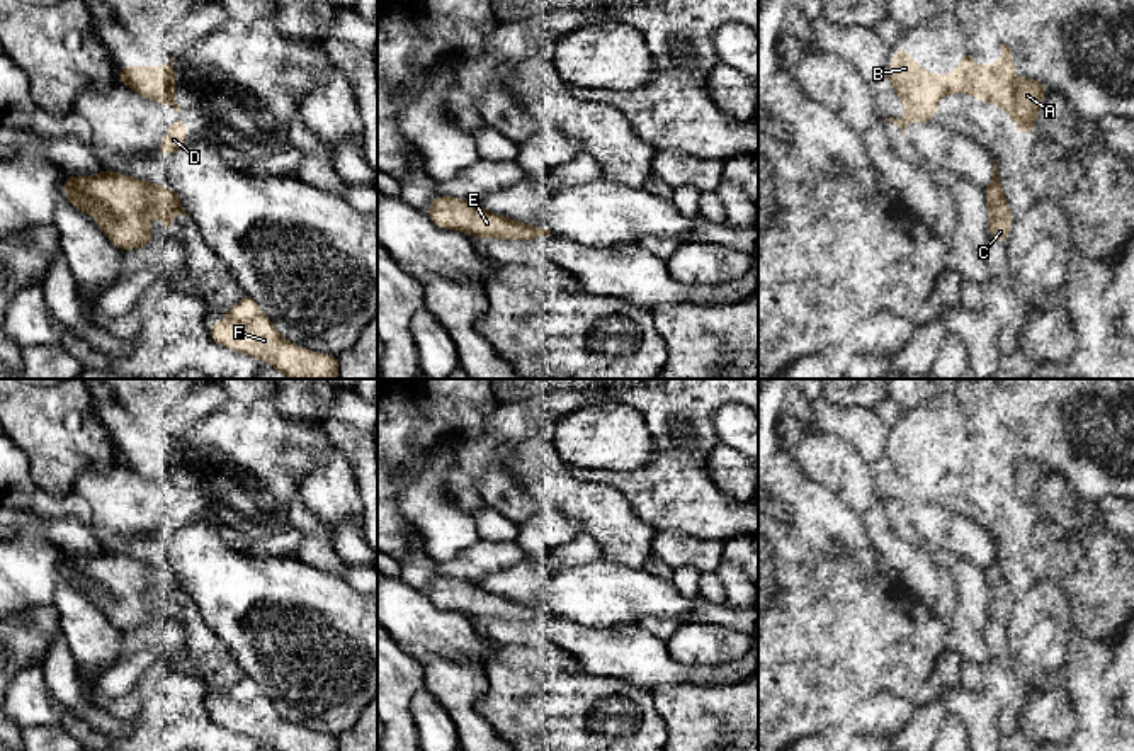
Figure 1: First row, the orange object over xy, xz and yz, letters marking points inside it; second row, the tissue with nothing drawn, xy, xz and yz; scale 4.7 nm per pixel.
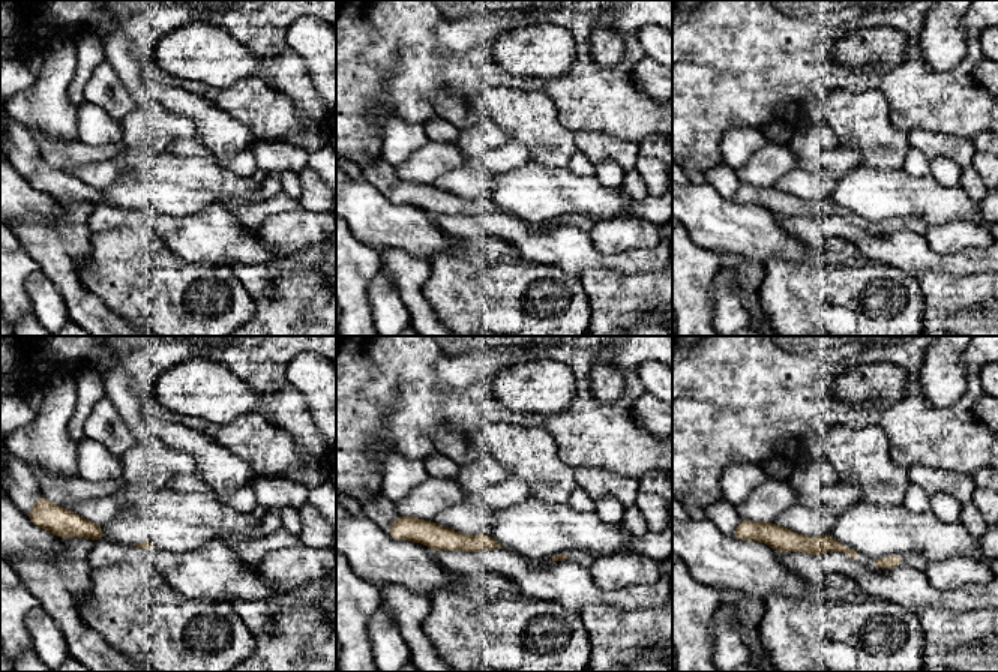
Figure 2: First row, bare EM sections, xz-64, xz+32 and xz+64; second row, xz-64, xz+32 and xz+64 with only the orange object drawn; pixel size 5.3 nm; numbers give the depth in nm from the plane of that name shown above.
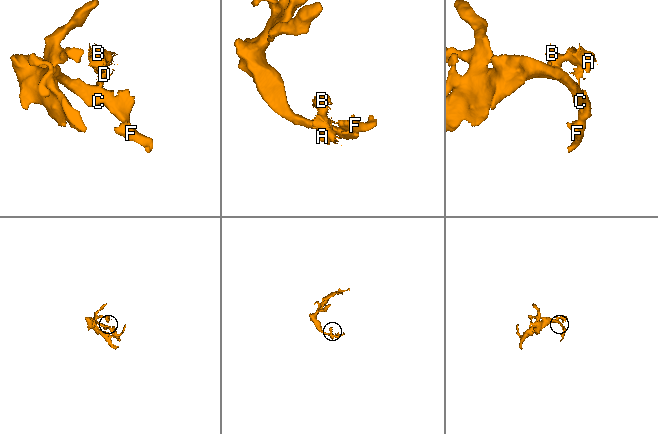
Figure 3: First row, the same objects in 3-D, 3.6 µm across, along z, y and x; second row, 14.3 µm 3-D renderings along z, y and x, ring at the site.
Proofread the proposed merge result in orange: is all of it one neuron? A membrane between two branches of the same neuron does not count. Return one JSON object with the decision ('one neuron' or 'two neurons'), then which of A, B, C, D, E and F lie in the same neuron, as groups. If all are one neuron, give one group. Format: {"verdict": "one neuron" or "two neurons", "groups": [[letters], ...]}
{"verdict": "two neurons", "groups": [["A", "B", "D"], ["C", "E", "F"]]}

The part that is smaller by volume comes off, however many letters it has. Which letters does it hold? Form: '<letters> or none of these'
A, B, D

